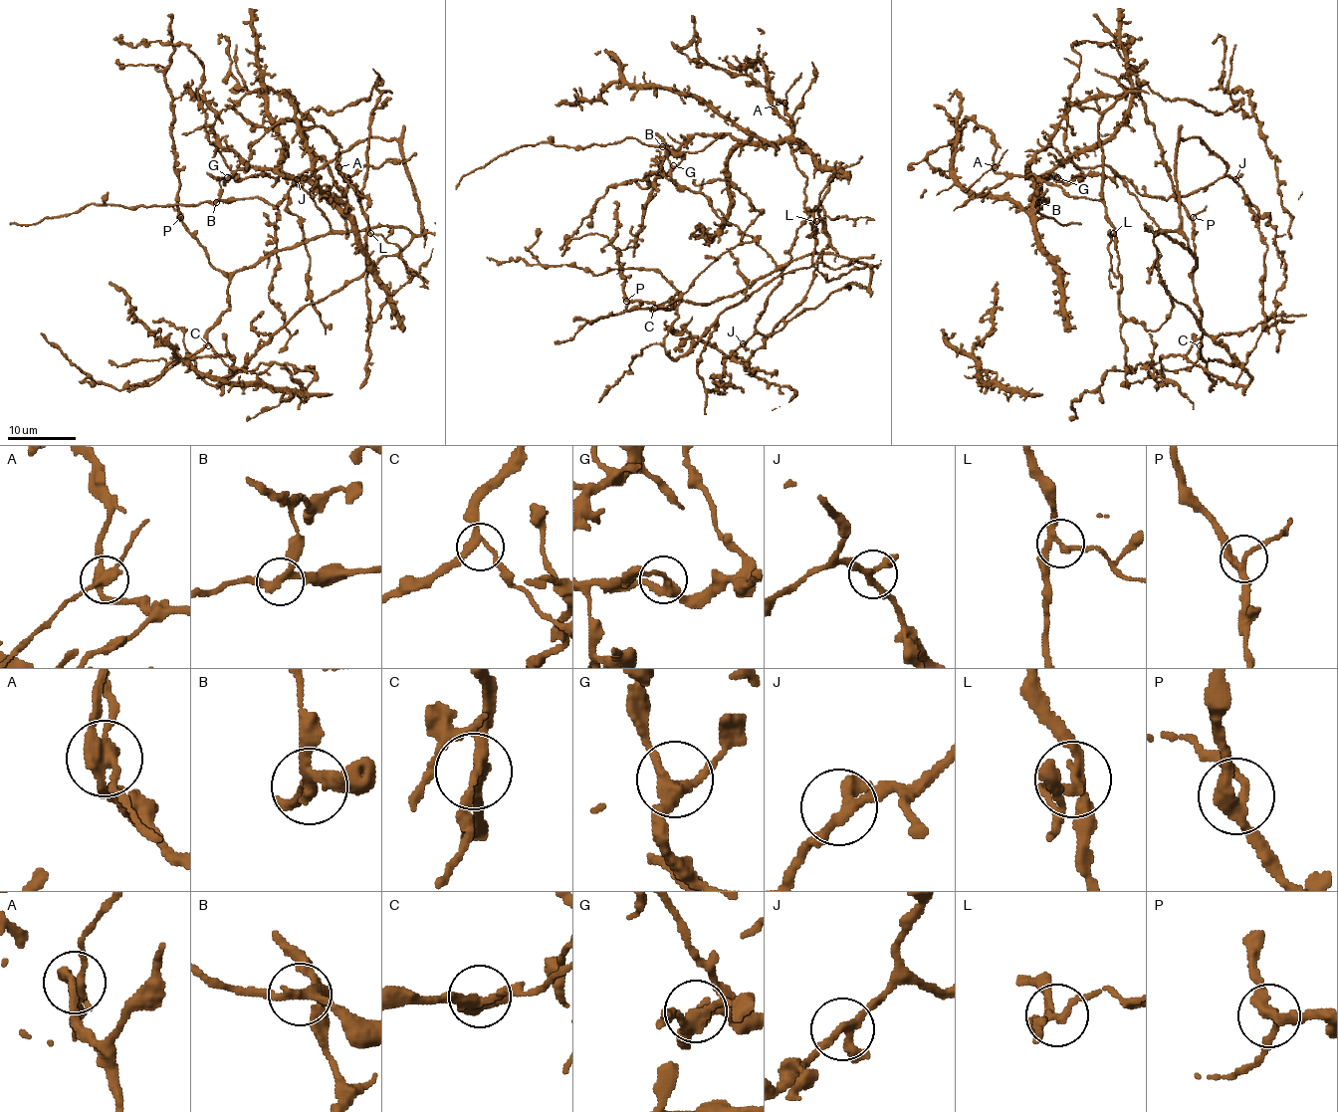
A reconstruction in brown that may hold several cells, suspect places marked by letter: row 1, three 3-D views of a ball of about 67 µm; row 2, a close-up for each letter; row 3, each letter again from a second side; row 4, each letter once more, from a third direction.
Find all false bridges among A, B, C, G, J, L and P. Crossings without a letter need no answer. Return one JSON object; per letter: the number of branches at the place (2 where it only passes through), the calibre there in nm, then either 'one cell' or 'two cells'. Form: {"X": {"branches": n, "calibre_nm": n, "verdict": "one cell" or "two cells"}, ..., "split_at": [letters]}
{"A": {"branches": 4, "calibre_nm": 360, "verdict": "two cells"}, "B": {"branches": 3, "calibre_nm": 240, "verdict": "two cells"}, "C": {"branches": 3, "calibre_nm": 240, "verdict": "one cell"}, "G": {"branches": 3, "calibre_nm": 320, "verdict": "one cell"}, "J": {"branches": 3, "calibre_nm": 240, "verdict": "one cell"}, "L": {"branches": 3, "calibre_nm": 220, "verdict": "two cells"}, "P": {"branches": 3, "calibre_nm": 260, "verdict": "one cell"}, "split_at": ["A", "B", "L"]}

